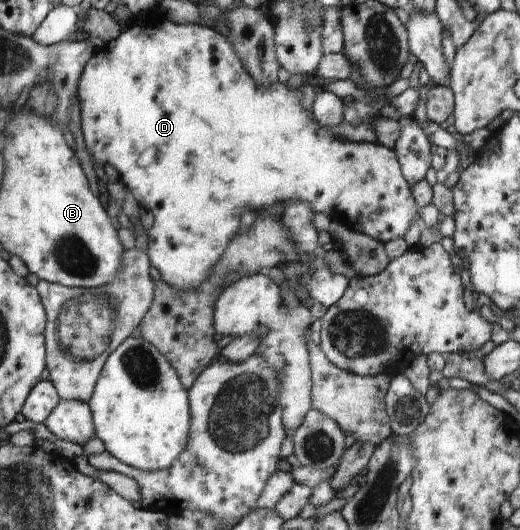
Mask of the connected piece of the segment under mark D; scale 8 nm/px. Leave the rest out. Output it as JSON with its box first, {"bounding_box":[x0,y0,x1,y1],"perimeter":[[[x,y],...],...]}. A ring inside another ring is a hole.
{"bounding_box":[77,19,420,291],"perimeter":[[[165,19],[151,27],[124,29],[110,45],[100,48],[85,64],[79,80],[77,97],[80,104],[80,126],[82,136],[86,138],[86,148],[92,154],[92,160],[104,160],[114,166],[122,182],[128,186],[136,202],[154,214],[153,226],[146,230],[148,236],[148,255],[150,264],[160,272],[161,279],[179,291],[192,291],[209,280],[213,269],[224,256],[234,234],[240,226],[240,216],[246,208],[262,210],[276,204],[306,203],[313,212],[322,212],[359,233],[367,234],[382,244],[394,239],[402,239],[413,223],[420,208],[416,204],[411,186],[401,172],[401,163],[393,149],[378,143],[349,141],[342,137],[329,135],[303,107],[303,93],[300,89],[290,89],[279,80],[268,87],[258,85],[244,62],[233,49],[230,41],[217,30],[199,24],[178,24]],[[146,150],[152,150],[152,156],[144,156]]]}

